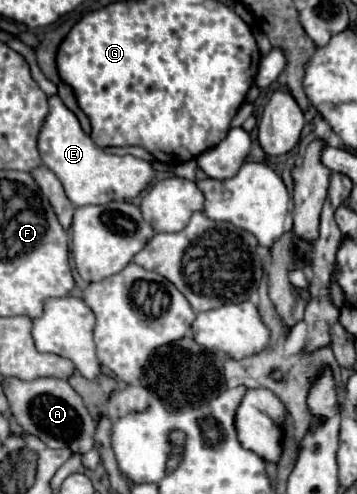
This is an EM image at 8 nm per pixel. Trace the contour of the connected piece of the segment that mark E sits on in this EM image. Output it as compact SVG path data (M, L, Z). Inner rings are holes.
M59 95L49 97L49 117L45 119L45 125L39 133L39 153L43 165L57 175L75 207L111 203L115 199L131 201L155 177L149 161L137 159L133 155L113 155L99 149L91 137L83 133L77 117L63 105Z

